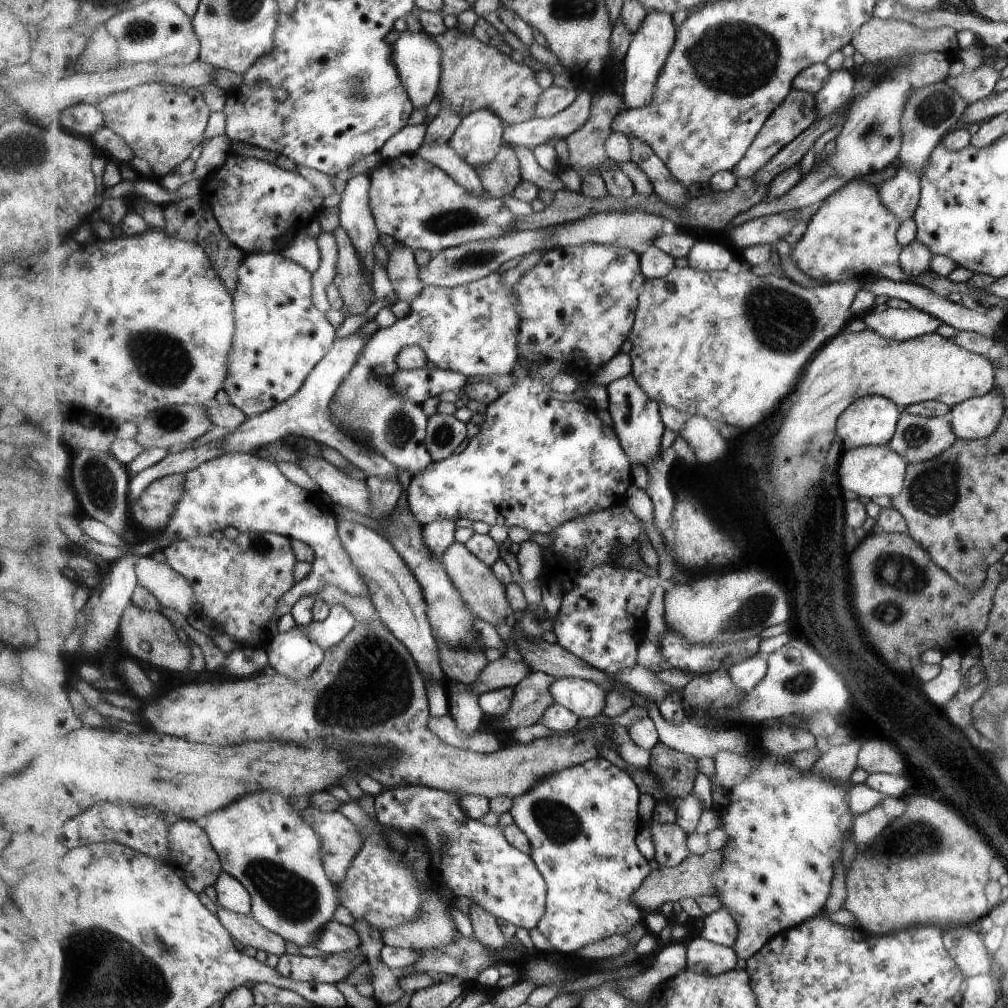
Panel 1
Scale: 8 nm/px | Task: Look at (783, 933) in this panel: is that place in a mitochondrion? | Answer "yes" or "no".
no

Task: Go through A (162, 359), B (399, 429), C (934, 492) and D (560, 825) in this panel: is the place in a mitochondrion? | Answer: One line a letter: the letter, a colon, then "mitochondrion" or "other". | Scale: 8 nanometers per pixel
A: mitochondrion
B: mitochondrion
C: mitochondrion
D: mitochondrion

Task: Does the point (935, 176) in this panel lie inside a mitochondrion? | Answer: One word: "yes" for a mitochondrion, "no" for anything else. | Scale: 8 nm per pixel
no

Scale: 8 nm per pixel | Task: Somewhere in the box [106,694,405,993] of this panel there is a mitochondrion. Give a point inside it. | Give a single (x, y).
(290, 895)

